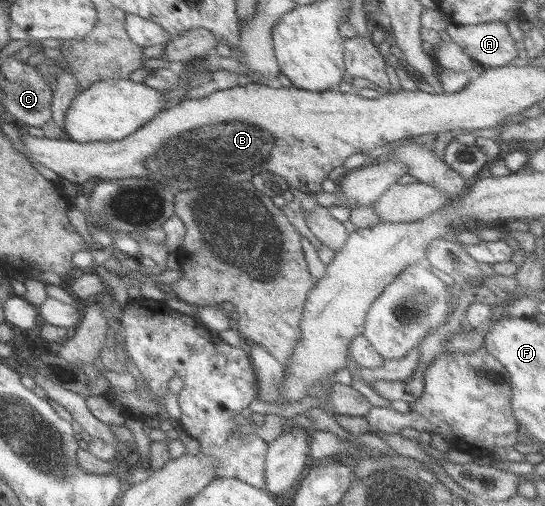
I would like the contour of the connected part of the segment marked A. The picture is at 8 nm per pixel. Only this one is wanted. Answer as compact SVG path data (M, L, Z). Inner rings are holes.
M447 22L444 30L449 39L475 62L478 69L503 67L519 56L513 46L514 39L503 22L464 26Z

